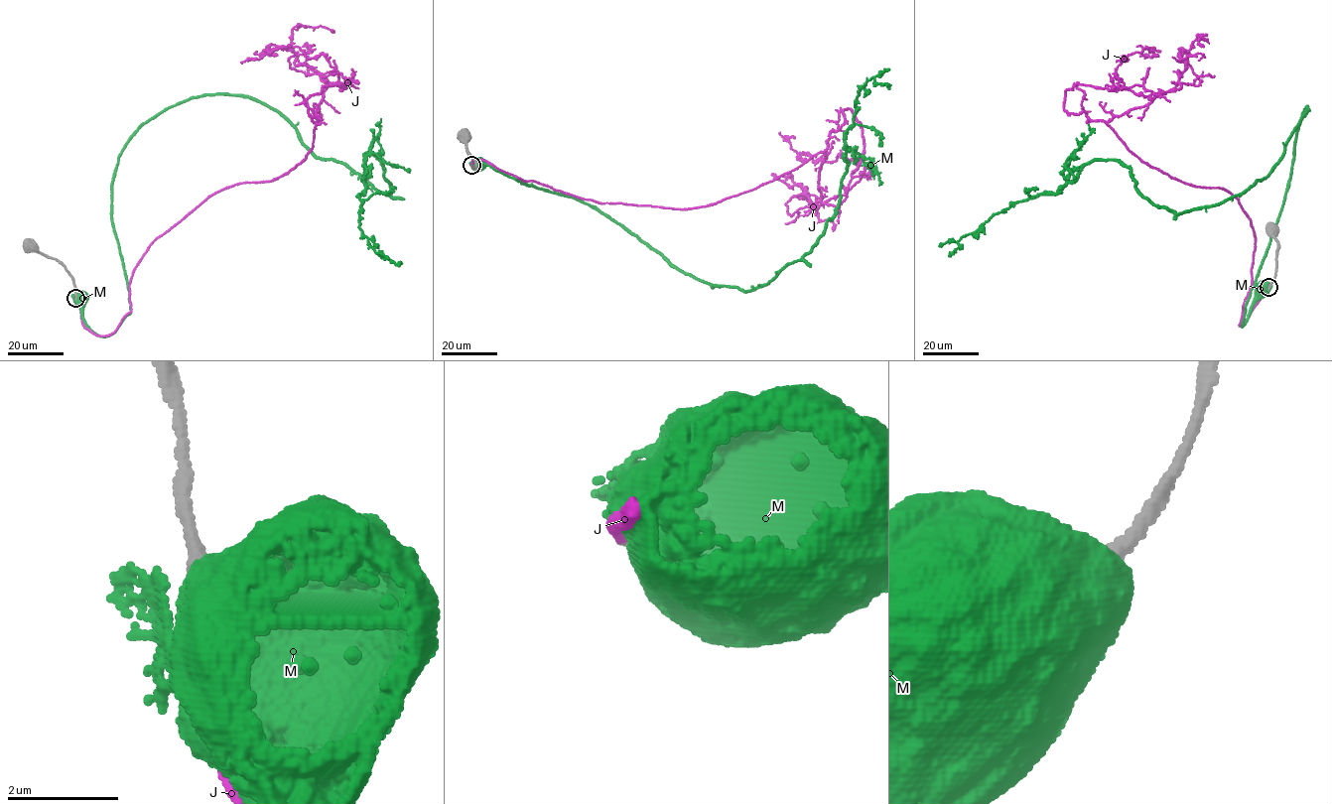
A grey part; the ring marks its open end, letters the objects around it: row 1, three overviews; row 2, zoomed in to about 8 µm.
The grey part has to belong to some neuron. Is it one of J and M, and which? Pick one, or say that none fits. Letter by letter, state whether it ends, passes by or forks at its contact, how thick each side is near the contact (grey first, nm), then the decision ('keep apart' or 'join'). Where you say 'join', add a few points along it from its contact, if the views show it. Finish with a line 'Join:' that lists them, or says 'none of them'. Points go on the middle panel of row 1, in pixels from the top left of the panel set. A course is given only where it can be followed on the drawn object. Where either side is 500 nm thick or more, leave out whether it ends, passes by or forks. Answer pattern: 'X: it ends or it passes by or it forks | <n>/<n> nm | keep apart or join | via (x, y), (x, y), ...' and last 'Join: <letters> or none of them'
J: it ends | 280/190 nm | join | via (471, 166), (599, 202), (697, 208), (824, 152), (822, 201), (847, 193), (859, 161), (813, 160), (779, 132)
M: 380/950 nm | keep apart
Join: J

